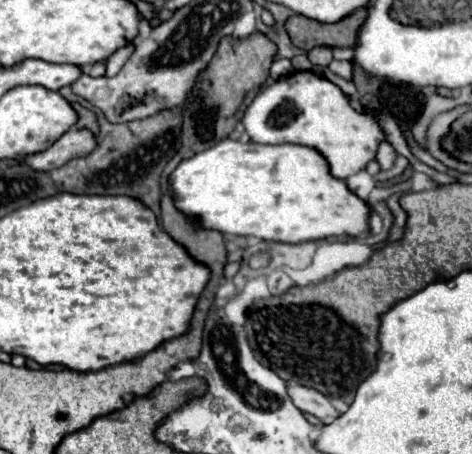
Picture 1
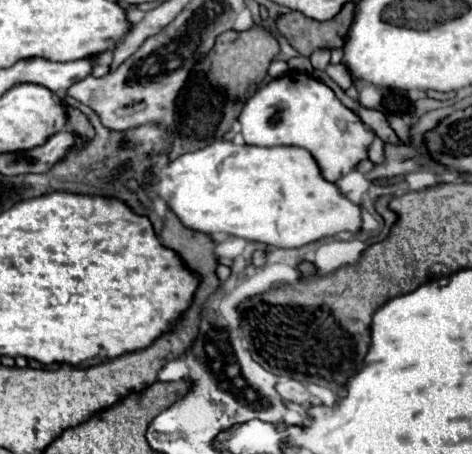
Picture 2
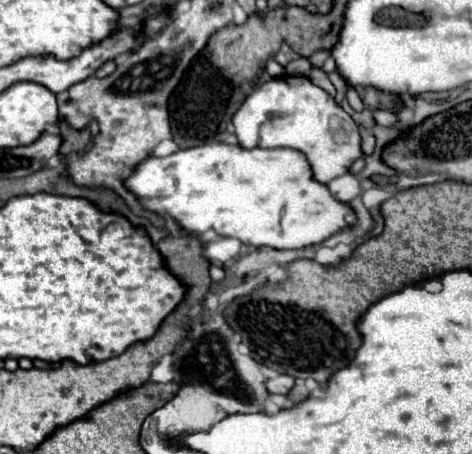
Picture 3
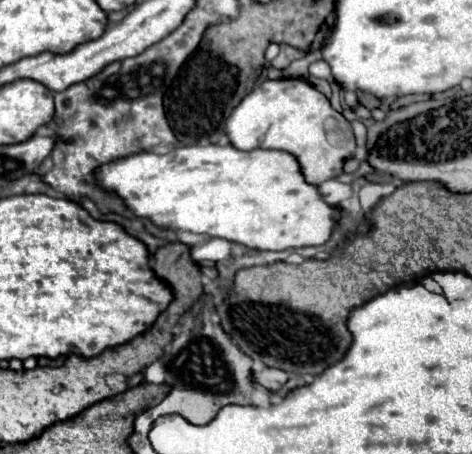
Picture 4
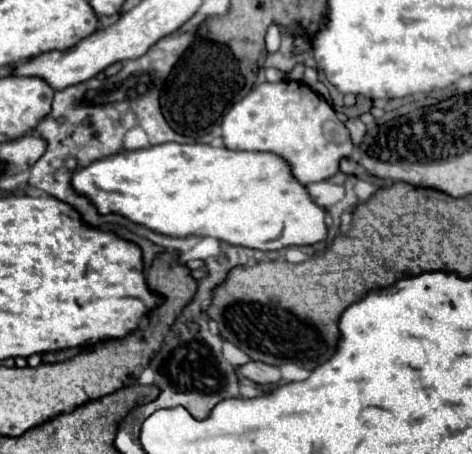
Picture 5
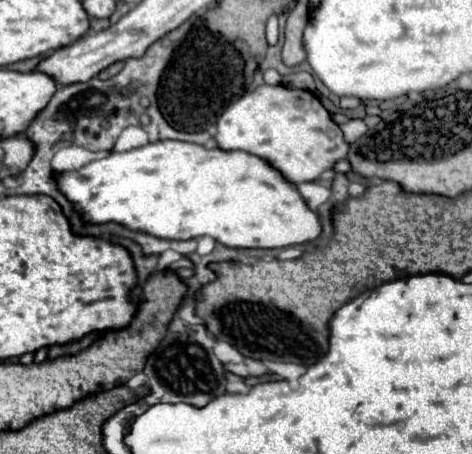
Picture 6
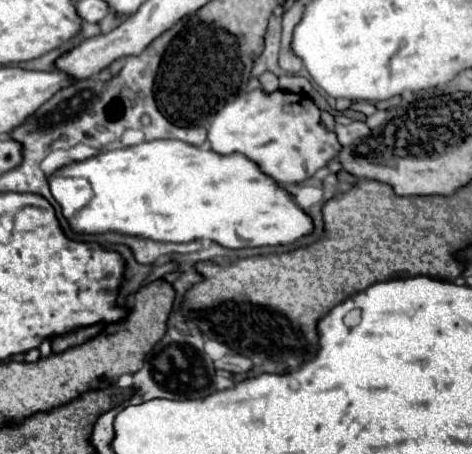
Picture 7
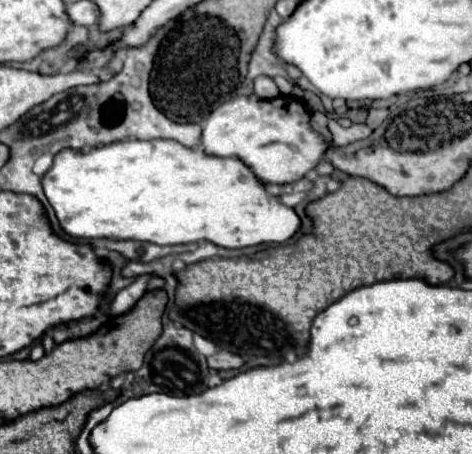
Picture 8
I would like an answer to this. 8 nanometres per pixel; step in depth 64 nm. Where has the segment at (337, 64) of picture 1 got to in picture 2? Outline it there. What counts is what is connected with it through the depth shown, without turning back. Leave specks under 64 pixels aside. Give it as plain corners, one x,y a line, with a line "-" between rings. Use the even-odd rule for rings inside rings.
340,62
340,64
328,64
326,68
326,74
340,86
340,88
350,88
352,86
352,76
348,72
348,68

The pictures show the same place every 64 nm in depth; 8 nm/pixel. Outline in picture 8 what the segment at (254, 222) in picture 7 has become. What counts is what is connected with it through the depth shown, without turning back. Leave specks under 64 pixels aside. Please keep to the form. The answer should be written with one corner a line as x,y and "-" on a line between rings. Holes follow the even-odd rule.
176,140
114,142
92,148
88,154
66,148
56,154
54,166
42,178
42,186
62,228
72,238
144,240
154,244
190,244
206,240
222,248
246,248
256,244
284,244
302,228
296,210
270,194
242,160
234,156
208,156
204,150
184,148

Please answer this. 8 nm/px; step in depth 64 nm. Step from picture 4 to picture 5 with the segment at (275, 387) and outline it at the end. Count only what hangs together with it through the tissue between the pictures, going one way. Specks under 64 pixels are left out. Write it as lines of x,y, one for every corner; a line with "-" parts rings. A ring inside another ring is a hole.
252,360
244,364
242,368
238,368
238,374
244,378
250,378
256,384
264,384
264,386
278,384
282,380
282,374
276,366
268,366
264,362
252,362

